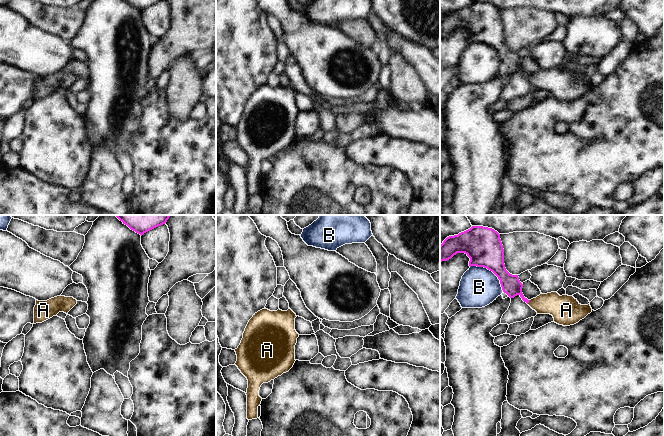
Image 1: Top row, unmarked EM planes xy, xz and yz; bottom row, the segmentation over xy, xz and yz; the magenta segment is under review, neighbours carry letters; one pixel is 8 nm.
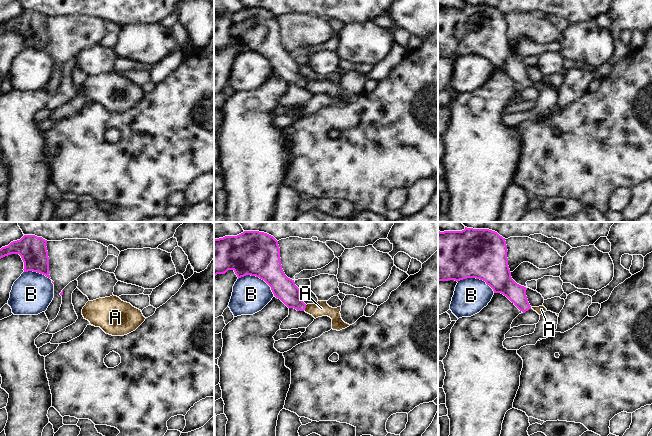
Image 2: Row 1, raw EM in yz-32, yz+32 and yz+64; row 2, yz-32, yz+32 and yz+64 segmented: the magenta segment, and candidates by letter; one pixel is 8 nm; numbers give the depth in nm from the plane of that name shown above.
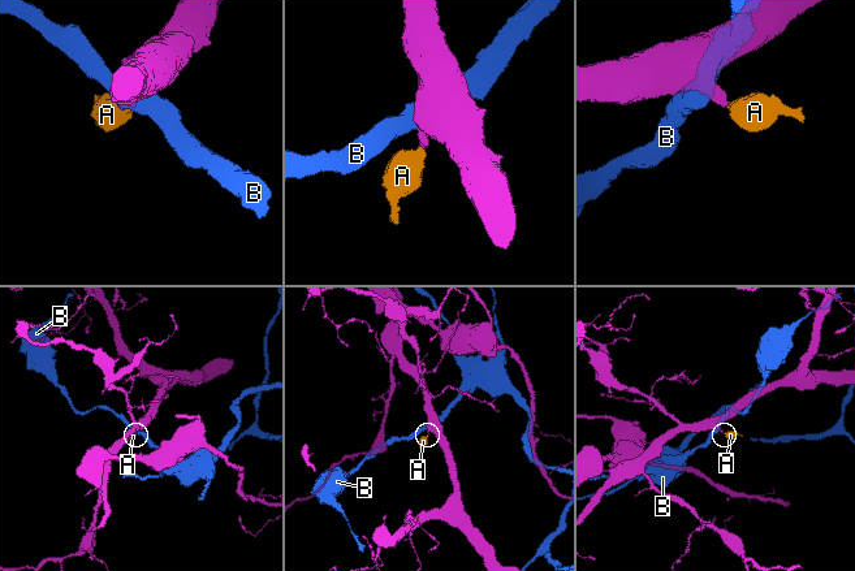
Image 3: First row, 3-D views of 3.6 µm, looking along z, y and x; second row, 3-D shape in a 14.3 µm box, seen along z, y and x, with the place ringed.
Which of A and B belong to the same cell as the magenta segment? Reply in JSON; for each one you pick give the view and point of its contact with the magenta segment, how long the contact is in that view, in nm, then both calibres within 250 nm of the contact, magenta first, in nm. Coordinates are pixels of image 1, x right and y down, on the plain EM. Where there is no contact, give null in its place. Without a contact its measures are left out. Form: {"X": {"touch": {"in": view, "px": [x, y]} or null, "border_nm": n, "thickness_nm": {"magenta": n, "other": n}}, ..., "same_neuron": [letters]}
{"A": {"touch": {"in": "yz", "px": [528, 78]}, "border_nm": 40, "thickness_nm": {"magenta": 160, "other": 180}}, "same_neuron": ["A"]}

